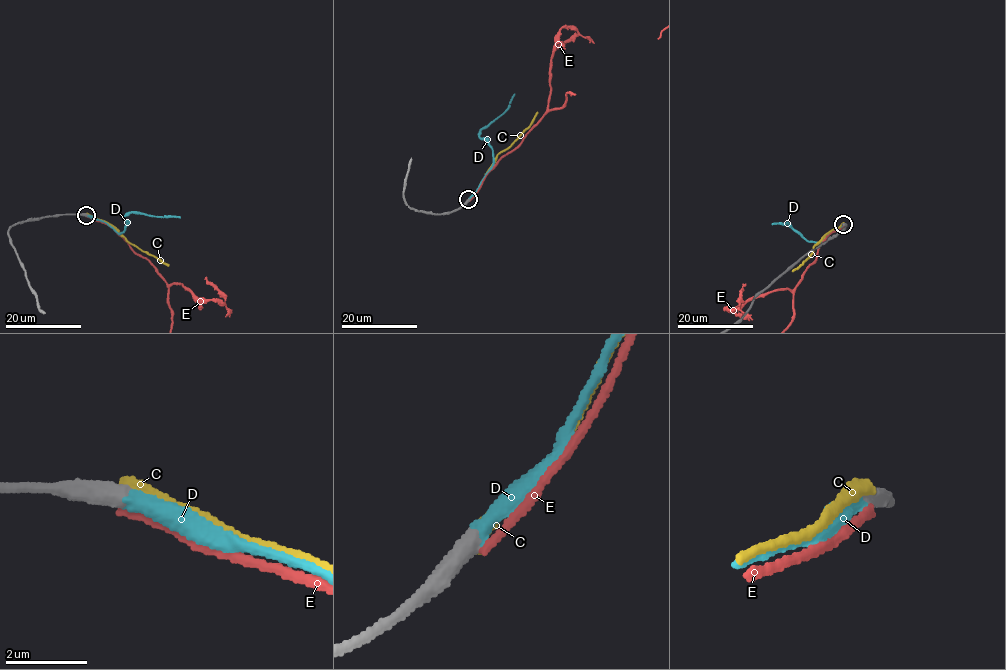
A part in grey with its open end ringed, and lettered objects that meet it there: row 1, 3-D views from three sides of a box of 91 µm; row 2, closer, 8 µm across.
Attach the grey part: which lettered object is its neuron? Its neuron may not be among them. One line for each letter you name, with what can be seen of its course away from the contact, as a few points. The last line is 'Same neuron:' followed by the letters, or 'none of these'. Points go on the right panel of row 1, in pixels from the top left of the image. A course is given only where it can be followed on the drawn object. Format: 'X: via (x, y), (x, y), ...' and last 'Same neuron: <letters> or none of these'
D: via (843, 224), (819, 241), (807, 241), (788, 223), (771, 224)
Same neuron: D

